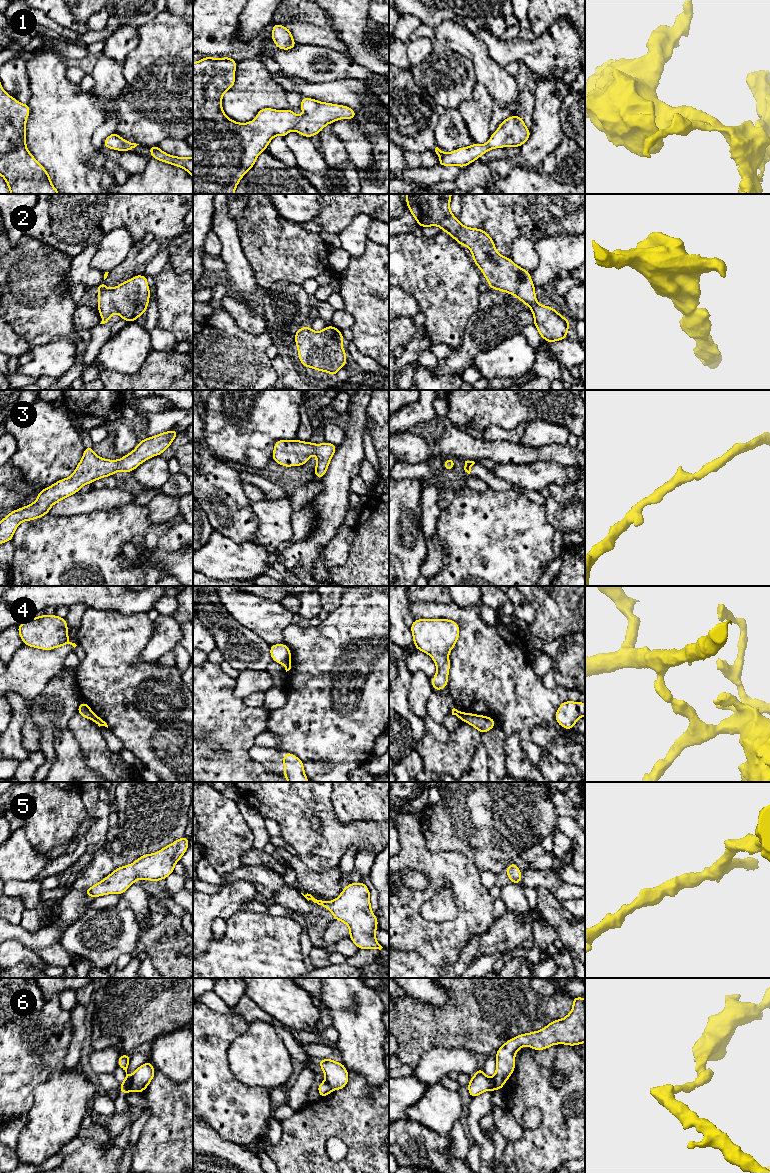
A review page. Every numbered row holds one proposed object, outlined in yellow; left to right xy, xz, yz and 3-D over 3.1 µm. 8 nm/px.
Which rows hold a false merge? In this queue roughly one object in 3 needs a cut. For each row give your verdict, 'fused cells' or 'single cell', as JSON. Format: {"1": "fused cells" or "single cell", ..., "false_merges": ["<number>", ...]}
{"1": "single cell", "2": "single cell", "3": "single cell", "4": "fused cells", "5": "single cell", "6": "fused cells", "false_merges": ["4", "6"]}

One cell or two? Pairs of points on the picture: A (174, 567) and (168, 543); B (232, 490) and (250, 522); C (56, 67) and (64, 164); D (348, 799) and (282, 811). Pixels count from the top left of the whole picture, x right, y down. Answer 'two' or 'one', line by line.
A: two
B: one
C: one
D: two

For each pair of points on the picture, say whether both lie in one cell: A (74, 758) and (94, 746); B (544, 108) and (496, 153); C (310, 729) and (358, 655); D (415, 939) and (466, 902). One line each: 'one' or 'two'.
A: two
B: two
C: one
D: one

